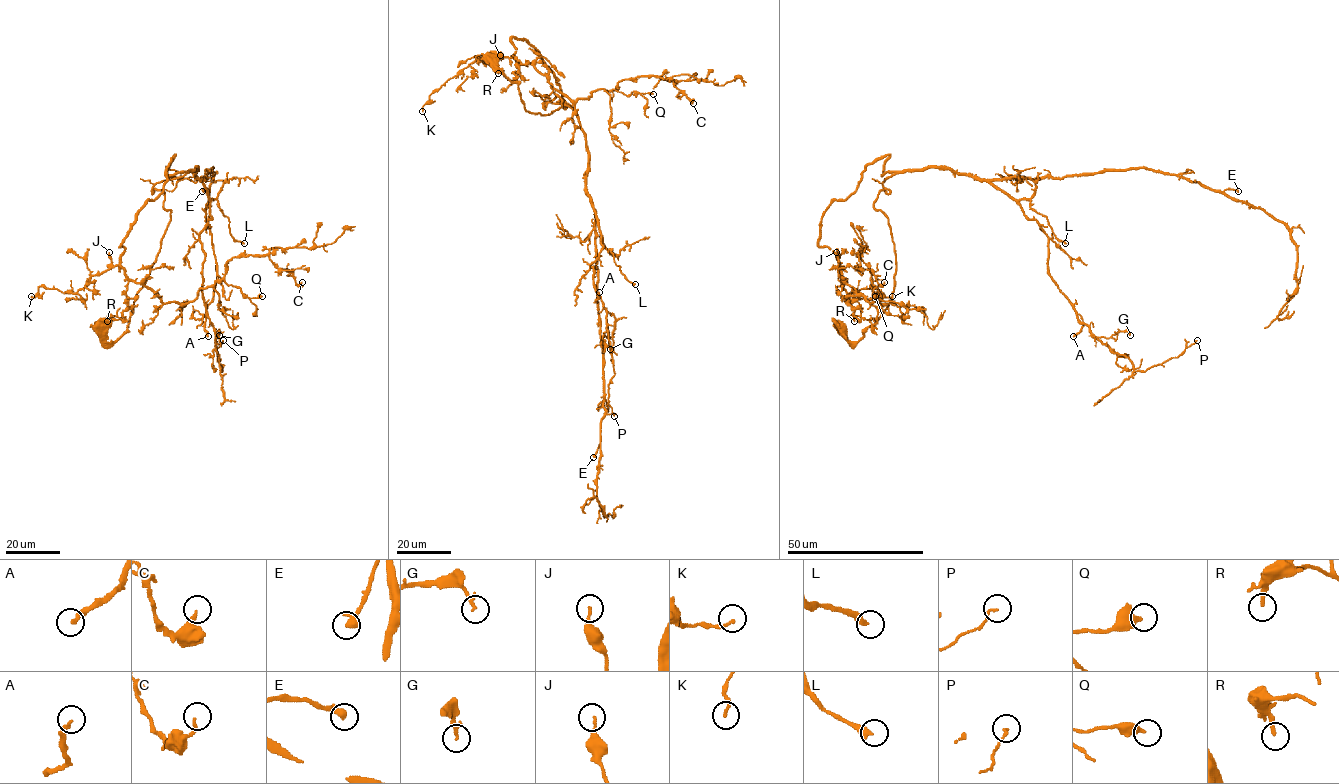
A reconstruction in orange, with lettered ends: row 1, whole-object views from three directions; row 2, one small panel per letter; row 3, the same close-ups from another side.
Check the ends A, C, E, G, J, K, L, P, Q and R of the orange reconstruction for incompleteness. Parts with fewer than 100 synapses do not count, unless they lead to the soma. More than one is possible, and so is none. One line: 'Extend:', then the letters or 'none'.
Extend: none

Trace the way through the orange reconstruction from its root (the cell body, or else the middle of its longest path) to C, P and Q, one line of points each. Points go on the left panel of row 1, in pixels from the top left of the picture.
C: (101, 327), (127, 331), (174, 155), (129, 279), (186, 304), (267, 255), (302, 282)
P: (101, 327), (109, 342), (127, 331), (160, 248), (170, 211), (152, 188), (197, 167), (221, 371), (223, 340)
Q: (101, 327), (127, 331), (174, 155), (125, 275), (163, 303), (262, 296)

